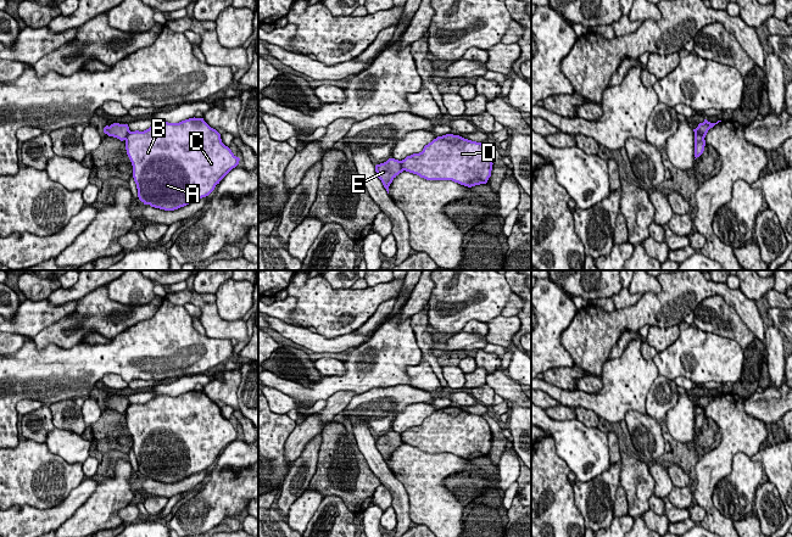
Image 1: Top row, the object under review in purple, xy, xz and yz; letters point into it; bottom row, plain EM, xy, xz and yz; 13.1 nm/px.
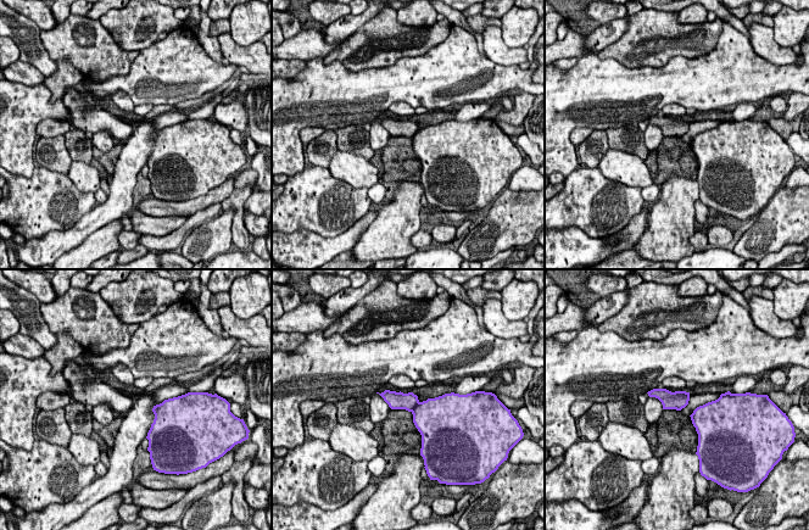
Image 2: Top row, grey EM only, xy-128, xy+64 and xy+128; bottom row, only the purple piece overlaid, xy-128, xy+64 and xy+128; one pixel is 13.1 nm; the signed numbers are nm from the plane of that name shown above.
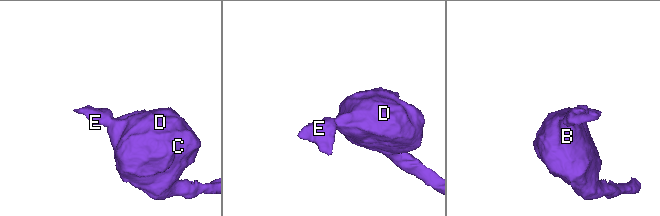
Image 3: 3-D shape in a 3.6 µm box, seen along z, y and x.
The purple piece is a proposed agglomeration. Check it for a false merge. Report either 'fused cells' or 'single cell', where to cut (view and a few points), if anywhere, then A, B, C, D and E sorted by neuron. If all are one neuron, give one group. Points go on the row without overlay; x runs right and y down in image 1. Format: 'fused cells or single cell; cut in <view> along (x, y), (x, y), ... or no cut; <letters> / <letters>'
fused cells; cut in yz along (695, 406), (704, 409); A B C D / E

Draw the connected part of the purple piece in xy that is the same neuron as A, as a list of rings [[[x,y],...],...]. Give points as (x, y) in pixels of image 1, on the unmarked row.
[[[195,390],[179,396],[157,396],[144,404],[129,404],[126,423],[133,438],[139,472],[164,483],[174,483],[208,469],[240,433],[222,415],[216,402],[203,391]]]

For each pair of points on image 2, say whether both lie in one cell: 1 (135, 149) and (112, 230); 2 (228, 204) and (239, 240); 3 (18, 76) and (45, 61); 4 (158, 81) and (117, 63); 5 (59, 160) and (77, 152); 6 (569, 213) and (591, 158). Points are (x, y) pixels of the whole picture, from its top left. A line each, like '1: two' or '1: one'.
1: two
2: one
3: two
4: two
5: two
6: two

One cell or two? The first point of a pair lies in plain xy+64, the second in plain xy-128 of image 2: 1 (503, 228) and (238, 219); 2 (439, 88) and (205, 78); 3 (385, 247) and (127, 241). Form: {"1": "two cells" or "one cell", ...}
{"1": "two cells", "2": "one cell", "3": "two cells"}

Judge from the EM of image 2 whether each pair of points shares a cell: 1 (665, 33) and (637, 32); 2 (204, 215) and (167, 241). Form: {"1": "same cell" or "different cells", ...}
{"1": "same cell", "2": "same cell"}

